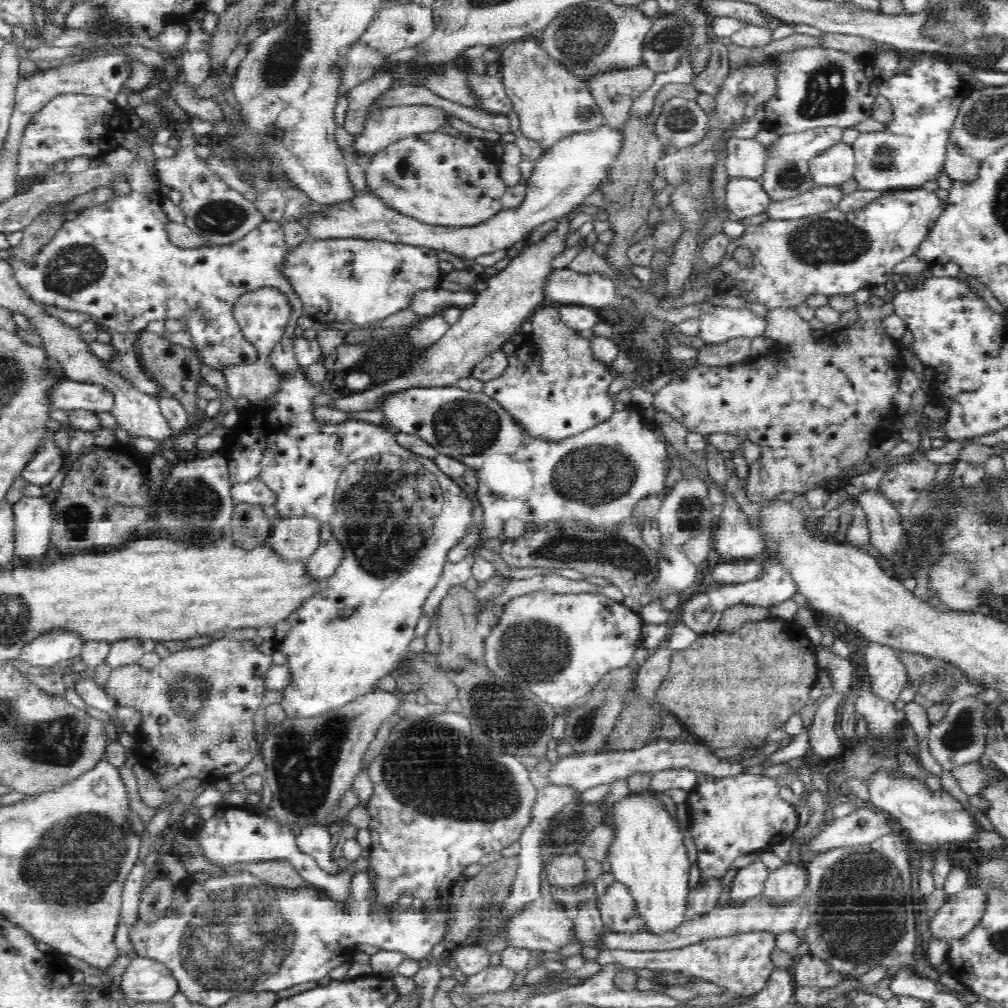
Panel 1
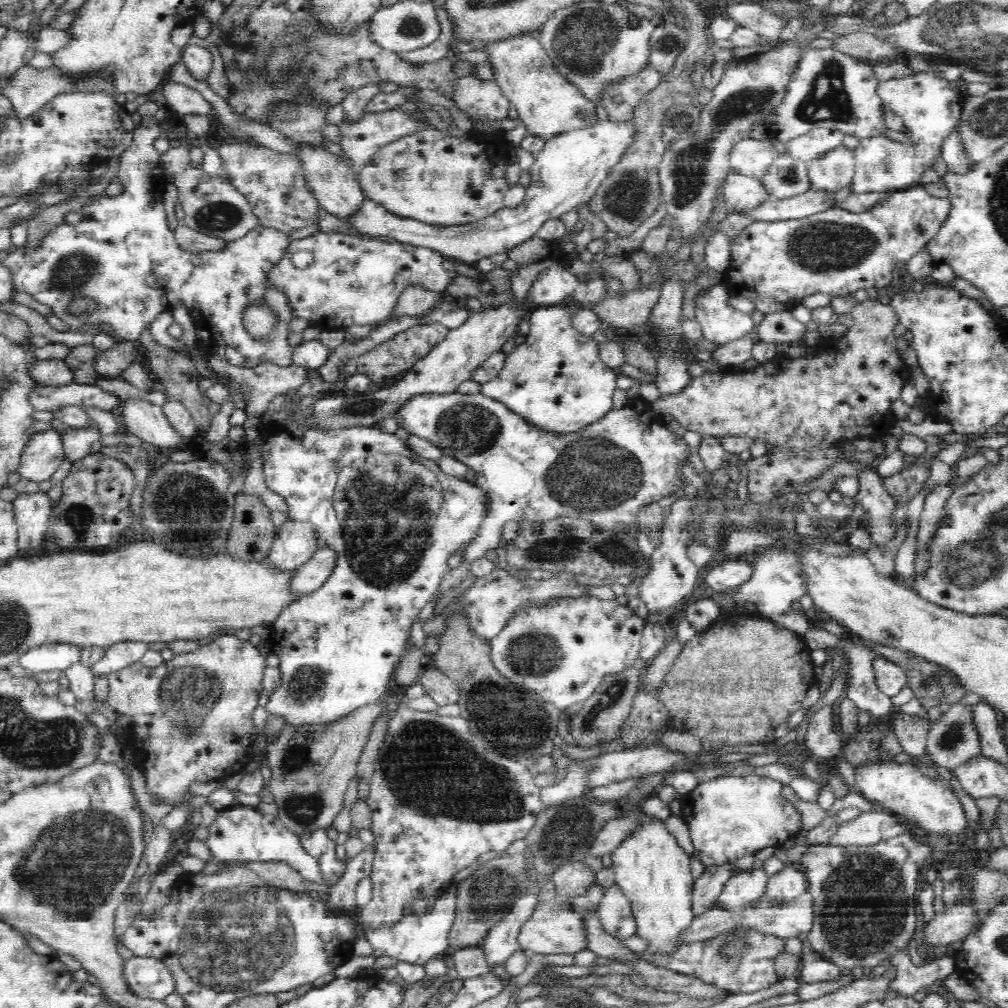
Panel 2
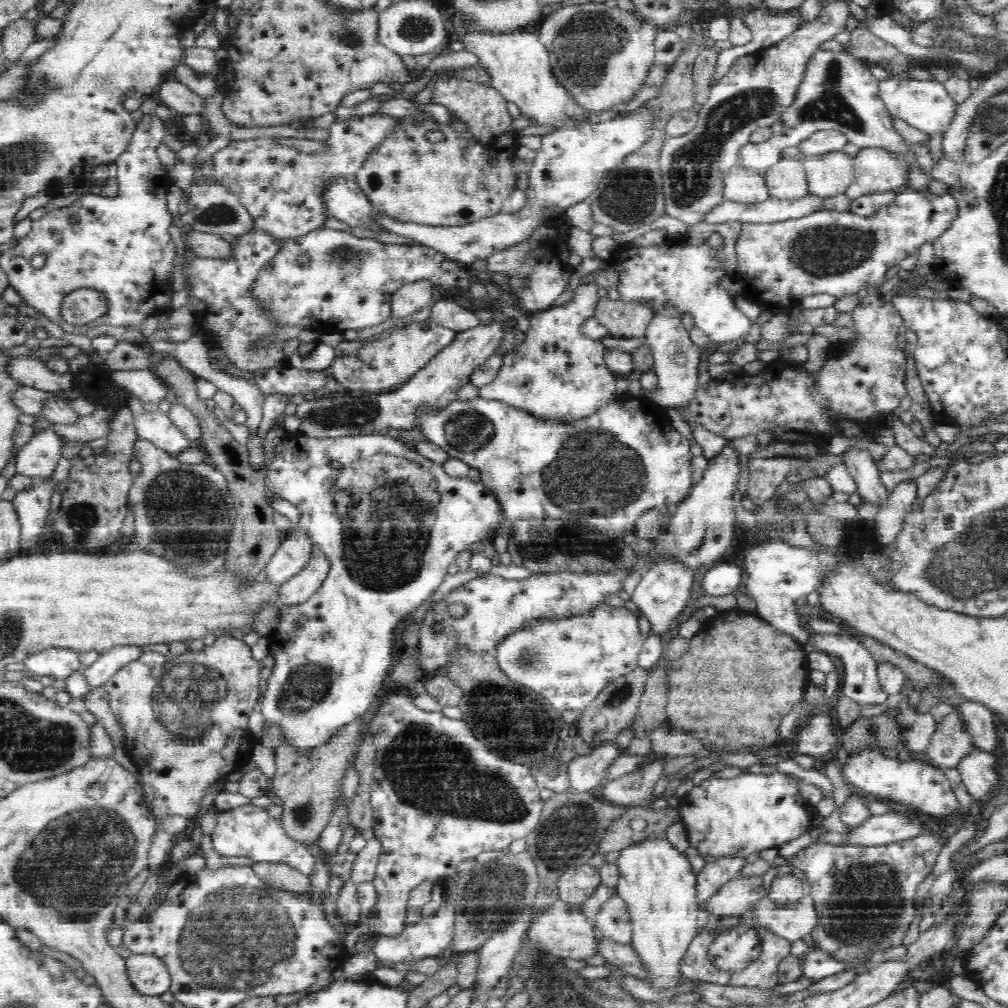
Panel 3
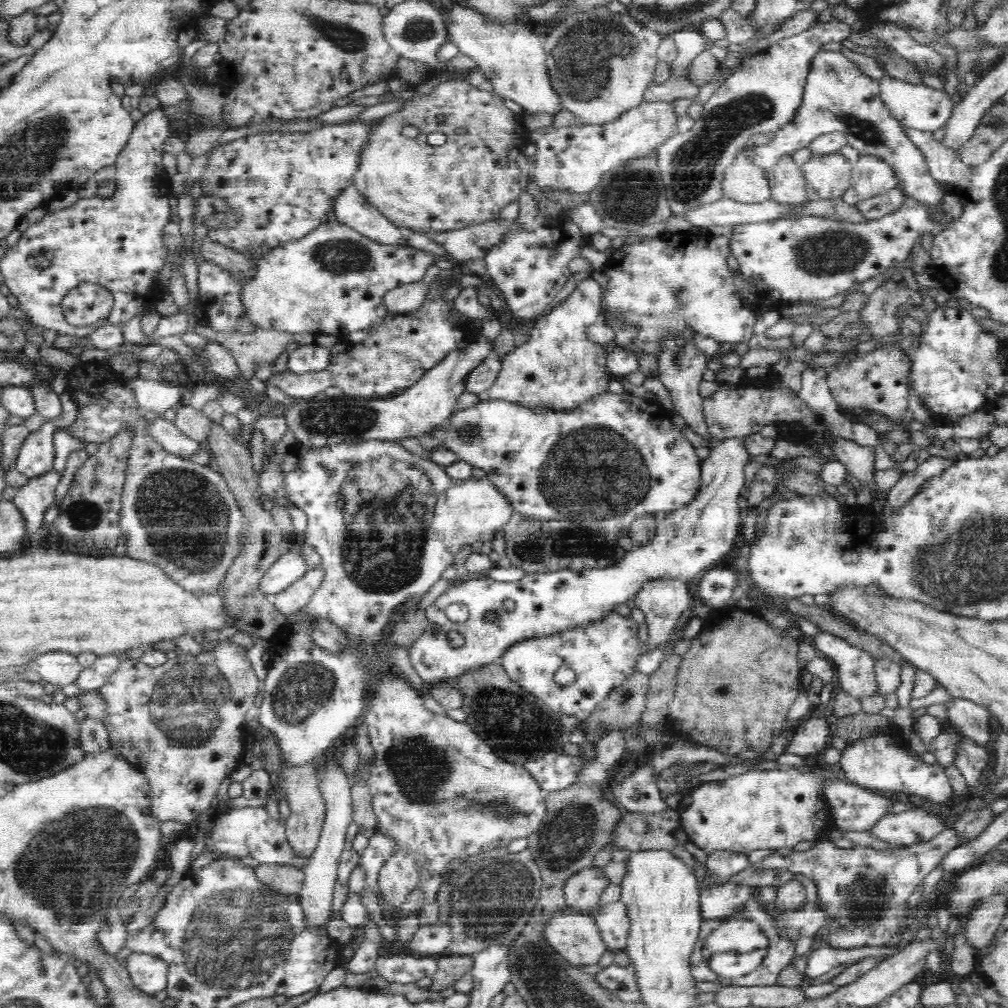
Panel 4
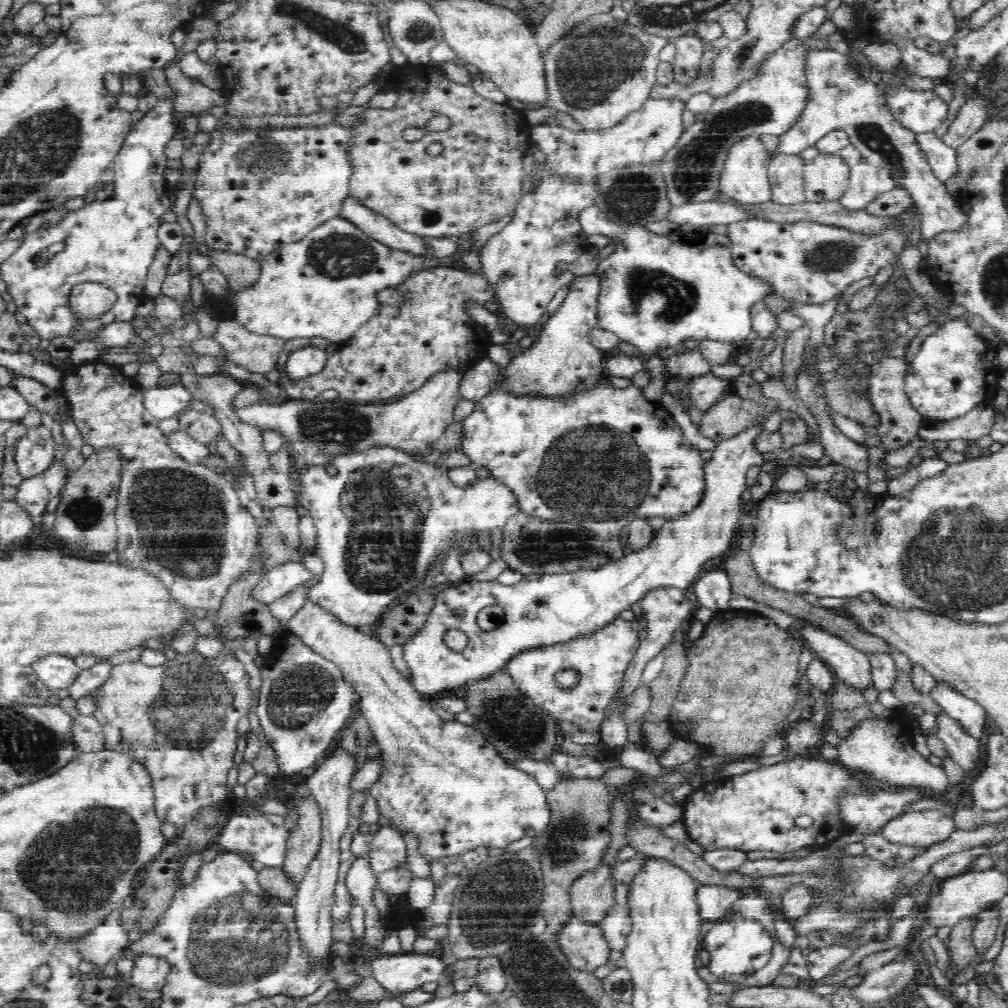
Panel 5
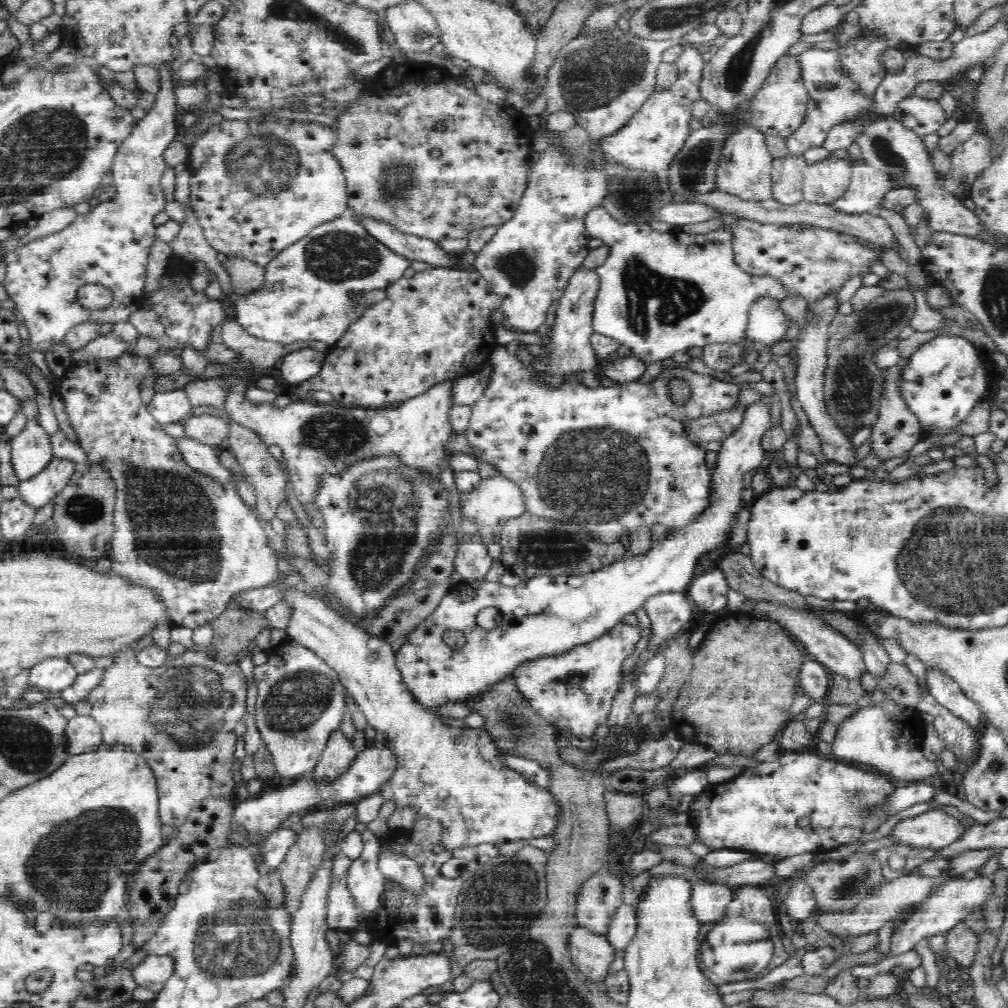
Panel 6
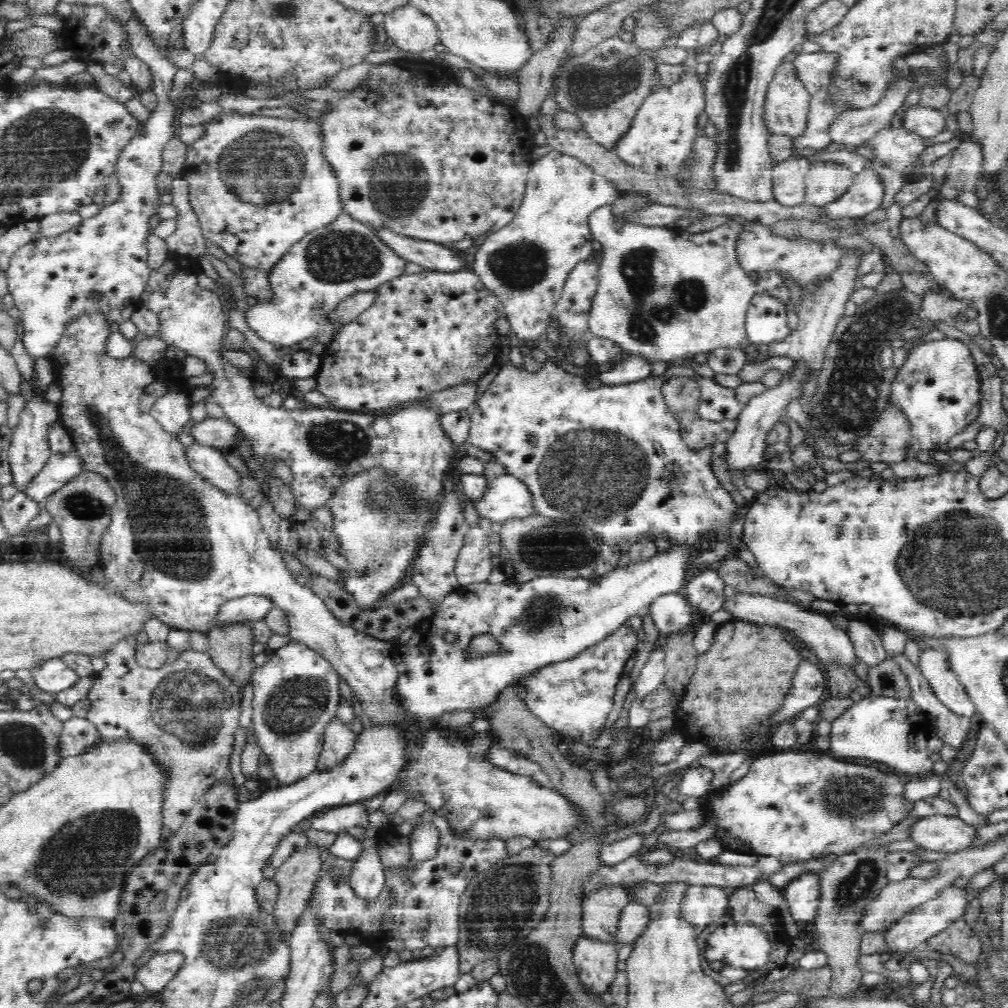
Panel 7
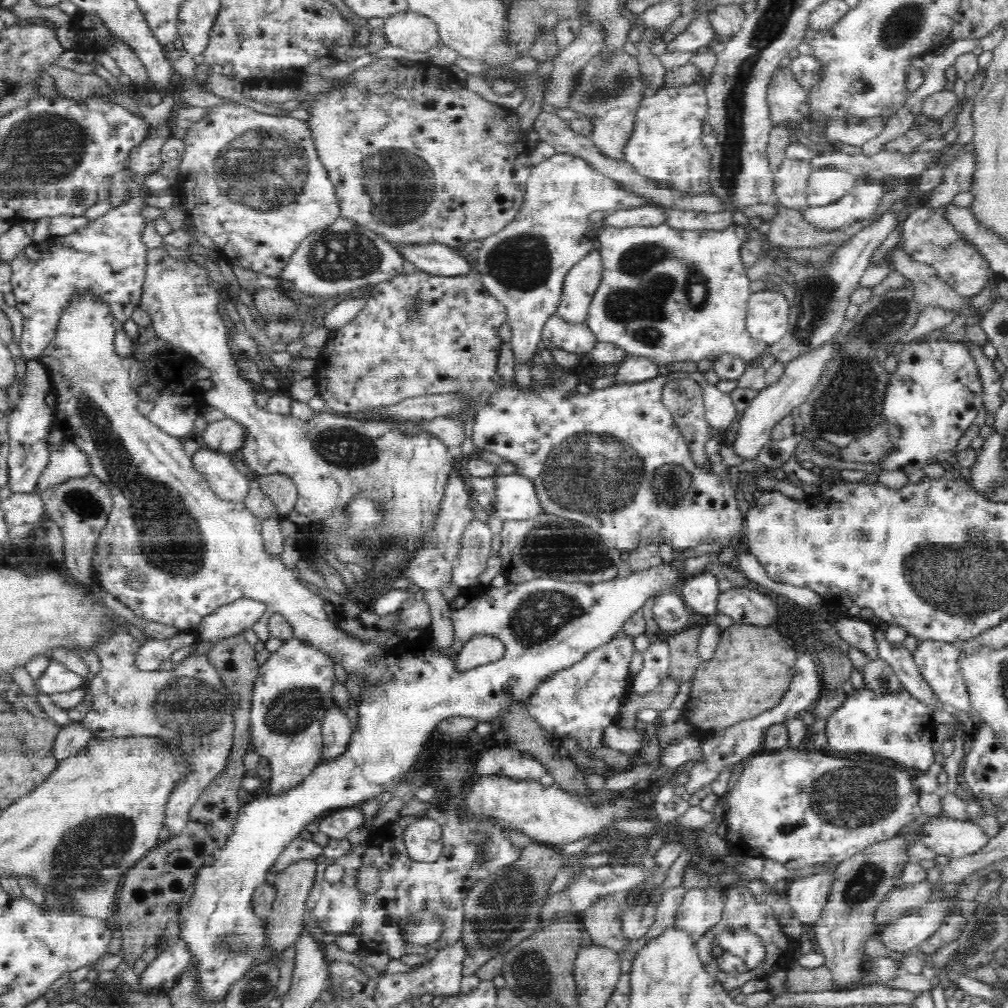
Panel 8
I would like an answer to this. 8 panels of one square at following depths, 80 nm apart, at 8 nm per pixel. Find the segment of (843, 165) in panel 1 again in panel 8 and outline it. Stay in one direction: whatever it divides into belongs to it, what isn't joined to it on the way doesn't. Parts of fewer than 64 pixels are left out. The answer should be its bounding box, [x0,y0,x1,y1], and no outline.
[806,170,858,207]

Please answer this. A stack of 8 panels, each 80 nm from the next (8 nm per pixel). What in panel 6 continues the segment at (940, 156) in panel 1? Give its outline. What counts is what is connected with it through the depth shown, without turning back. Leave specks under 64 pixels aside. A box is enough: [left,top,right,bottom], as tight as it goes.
[830,96,947,215]

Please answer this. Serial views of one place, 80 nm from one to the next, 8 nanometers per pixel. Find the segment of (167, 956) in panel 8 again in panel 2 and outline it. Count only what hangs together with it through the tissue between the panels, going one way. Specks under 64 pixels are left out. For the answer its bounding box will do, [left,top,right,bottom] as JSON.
[125,956,174,999]

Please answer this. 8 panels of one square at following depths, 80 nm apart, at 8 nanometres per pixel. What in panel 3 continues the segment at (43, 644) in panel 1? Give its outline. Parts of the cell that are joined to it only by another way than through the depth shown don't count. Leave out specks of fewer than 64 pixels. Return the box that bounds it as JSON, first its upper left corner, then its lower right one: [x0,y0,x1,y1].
[23,649,82,680]

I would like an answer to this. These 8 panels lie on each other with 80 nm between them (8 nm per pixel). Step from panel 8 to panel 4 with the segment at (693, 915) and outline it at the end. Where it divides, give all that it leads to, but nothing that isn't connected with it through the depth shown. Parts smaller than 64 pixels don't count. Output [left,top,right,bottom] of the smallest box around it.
[699,884,756,920]

